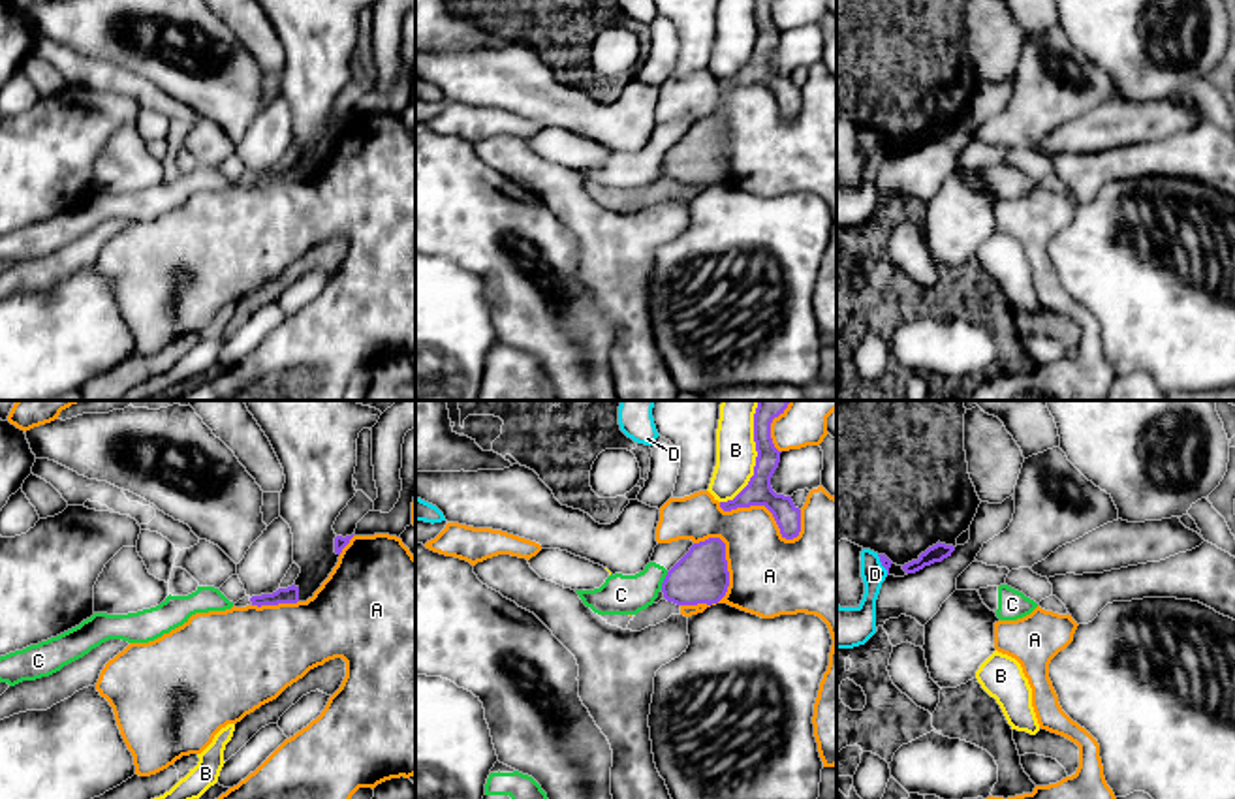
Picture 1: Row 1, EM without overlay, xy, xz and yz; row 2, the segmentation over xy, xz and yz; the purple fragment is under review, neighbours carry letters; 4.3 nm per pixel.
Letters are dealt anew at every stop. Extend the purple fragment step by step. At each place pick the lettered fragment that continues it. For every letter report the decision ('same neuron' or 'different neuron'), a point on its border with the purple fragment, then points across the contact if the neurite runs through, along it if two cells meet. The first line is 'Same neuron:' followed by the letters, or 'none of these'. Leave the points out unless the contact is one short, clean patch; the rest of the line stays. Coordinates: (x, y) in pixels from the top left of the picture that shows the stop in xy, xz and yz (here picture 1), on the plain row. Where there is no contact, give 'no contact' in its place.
Same neuron: none of these
A: different neuron; meets purple in xz at (728, 164)
B: different neuron; meets purple in xz at (754, 46)
C: different neuron; meets purple in xz at (664, 160); border along xz (668, 151), (660, 168)
D: different neuron; meets purple in yz at (882, 143); border along yz (876, 134), (888, 153)

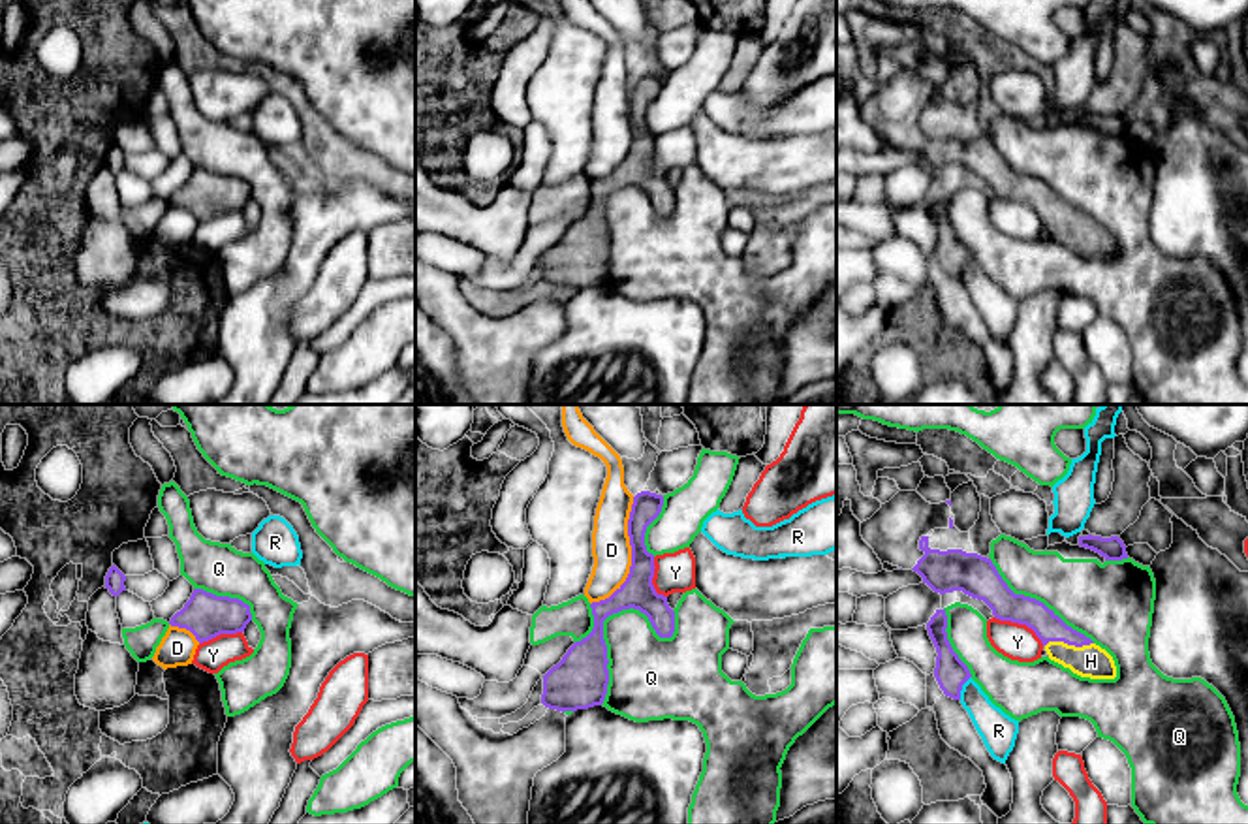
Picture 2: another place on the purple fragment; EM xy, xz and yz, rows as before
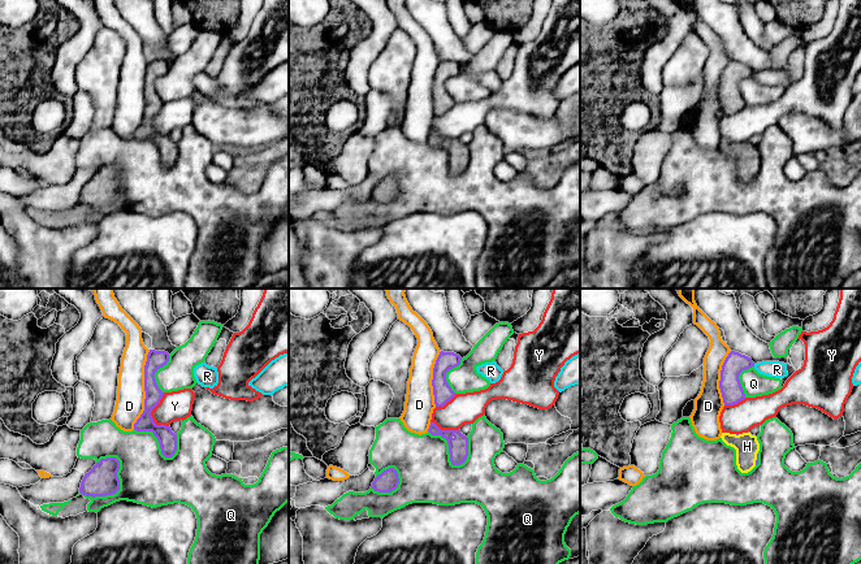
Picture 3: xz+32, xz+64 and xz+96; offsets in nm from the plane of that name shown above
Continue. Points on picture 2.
Same neuron: H
D: different neuron; meets purple in xz at (632, 134)
H: same neuron; meets purple in yz at (1068, 222); runs through yz (1023, 189), (1032, 190), (1068, 222), (1091, 239)
Q: different neuron; meets purple in xz at (611, 192)
R: different neuron; meets purple in yz at (961, 266); border along yz (970, 254), (959, 277)
Y: different neuron; meets purple in yz at (1021, 202); border along yz (995, 194), (1025, 202), (1044, 222)

